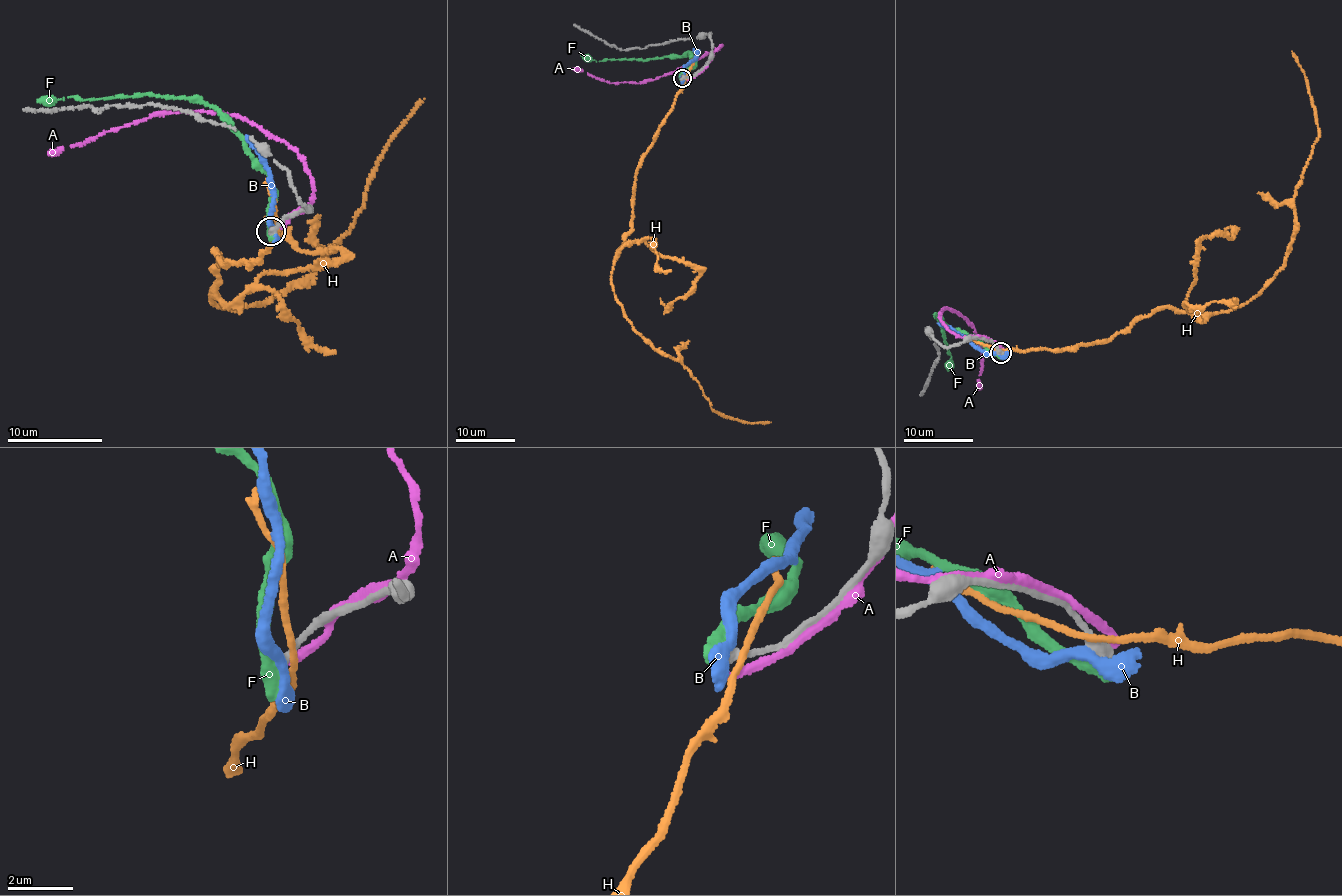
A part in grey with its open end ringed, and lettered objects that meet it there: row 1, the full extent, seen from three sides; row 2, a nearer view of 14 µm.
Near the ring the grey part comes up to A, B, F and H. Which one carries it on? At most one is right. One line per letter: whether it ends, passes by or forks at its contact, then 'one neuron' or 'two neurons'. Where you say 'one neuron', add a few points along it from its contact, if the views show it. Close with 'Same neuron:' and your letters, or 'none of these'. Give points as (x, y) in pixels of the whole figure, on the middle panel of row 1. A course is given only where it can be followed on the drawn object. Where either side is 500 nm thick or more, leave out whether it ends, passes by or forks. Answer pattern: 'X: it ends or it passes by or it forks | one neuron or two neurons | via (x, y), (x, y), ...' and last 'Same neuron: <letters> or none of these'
A: it ends | two neurons
B: it passes by | two neurons
F: two neurons
H: it passes by | two neurons
Same neuron: none of these

